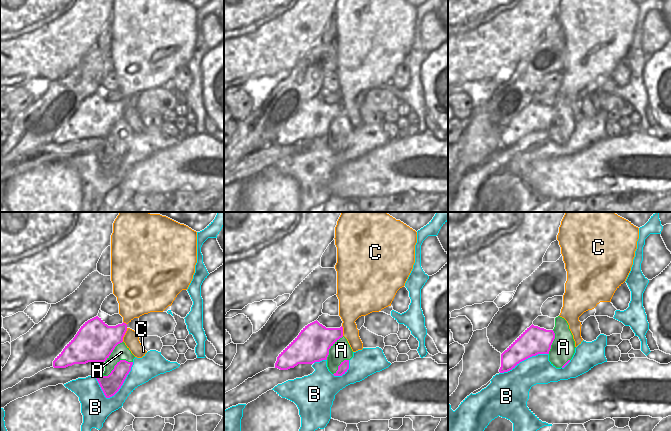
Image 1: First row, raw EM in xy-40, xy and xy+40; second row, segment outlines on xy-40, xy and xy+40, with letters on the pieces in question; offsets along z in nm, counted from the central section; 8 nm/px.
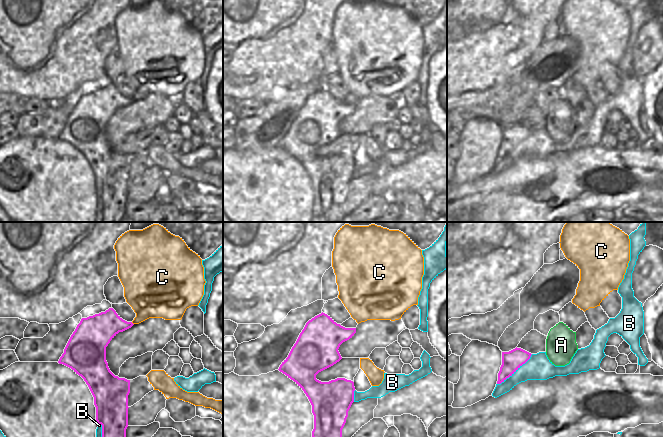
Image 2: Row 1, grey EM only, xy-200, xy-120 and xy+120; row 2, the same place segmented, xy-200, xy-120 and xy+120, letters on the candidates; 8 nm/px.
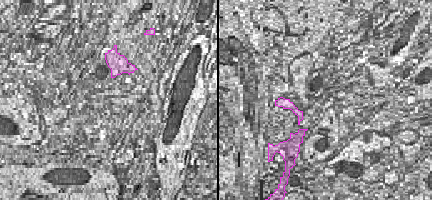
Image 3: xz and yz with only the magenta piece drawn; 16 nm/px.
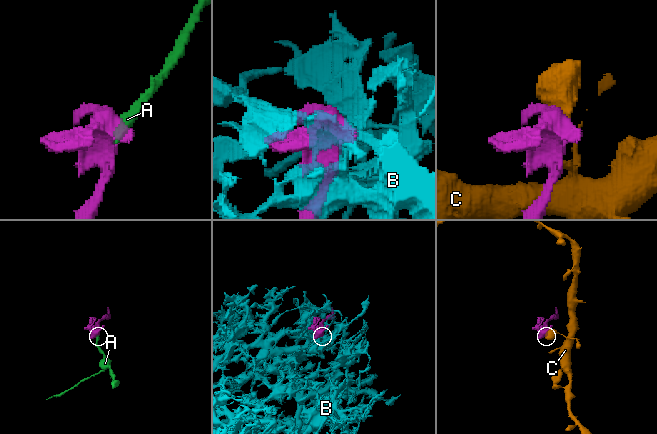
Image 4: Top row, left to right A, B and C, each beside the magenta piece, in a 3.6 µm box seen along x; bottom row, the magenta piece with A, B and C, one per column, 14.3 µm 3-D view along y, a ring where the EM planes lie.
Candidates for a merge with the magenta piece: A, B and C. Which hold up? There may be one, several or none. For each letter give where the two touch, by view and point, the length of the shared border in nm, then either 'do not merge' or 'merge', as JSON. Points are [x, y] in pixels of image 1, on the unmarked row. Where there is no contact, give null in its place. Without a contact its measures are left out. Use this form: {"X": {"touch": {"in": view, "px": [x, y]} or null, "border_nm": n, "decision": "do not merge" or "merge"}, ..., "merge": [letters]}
{"A": {"touch": {"in": "xy-40", "px": [116, 140]}, "border_nm": 260, "decision": "merge"}, "B": {"touch": {"in": "xy-40", "px": [123, 158]}, "border_nm": 360, "decision": "do not merge"}, "C": {"touch": {"in": "xy-40", "px": [124, 110]}, "border_nm": 120, "decision": "do not merge"}, "merge": ["A"]}

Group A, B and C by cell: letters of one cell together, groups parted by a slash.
A / B / C

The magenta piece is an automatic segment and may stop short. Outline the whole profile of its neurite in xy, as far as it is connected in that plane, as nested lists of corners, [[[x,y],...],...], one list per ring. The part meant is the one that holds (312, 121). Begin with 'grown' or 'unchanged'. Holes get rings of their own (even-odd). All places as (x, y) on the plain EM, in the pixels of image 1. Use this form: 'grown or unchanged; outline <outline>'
grown; outline [[[317,96],[305,102],[299,111],[279,130],[275,144],[288,146],[298,140],[327,137],[334,152],[342,152],[349,145],[353,127],[343,112],[343,103],[326,104]]]

